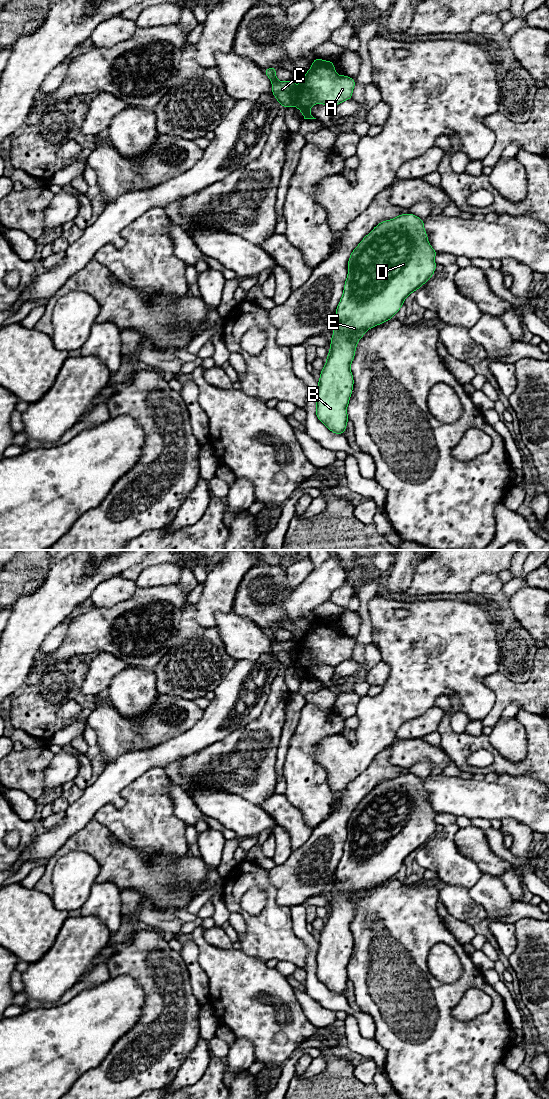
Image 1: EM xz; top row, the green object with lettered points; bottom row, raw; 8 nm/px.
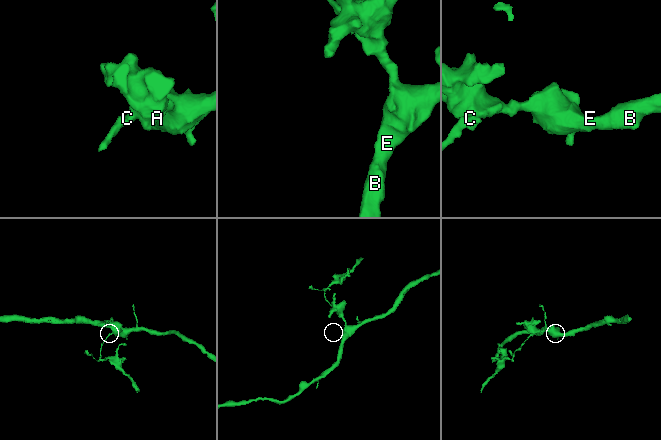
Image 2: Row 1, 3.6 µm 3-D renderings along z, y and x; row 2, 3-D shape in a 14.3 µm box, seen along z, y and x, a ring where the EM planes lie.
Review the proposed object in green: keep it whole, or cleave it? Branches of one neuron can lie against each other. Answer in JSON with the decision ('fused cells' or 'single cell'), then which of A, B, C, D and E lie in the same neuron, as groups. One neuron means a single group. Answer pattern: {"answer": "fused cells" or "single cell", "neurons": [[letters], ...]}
{"answer": "fused cells", "neurons": [["A", "B", "D", "E"], ["C"]]}

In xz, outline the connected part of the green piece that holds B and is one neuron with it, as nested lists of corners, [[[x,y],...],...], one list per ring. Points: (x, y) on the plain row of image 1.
[[[411,773],[380,782],[352,811],[343,855],[335,872],[337,880],[331,906],[316,955],[316,976],[332,993],[344,994],[347,987],[347,966],[354,945],[350,926],[357,902],[367,890],[391,880],[404,860],[434,835],[437,814],[428,802],[423,779]]]

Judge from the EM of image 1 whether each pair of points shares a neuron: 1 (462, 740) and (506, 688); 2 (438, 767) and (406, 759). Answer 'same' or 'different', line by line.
1: different
2: same

